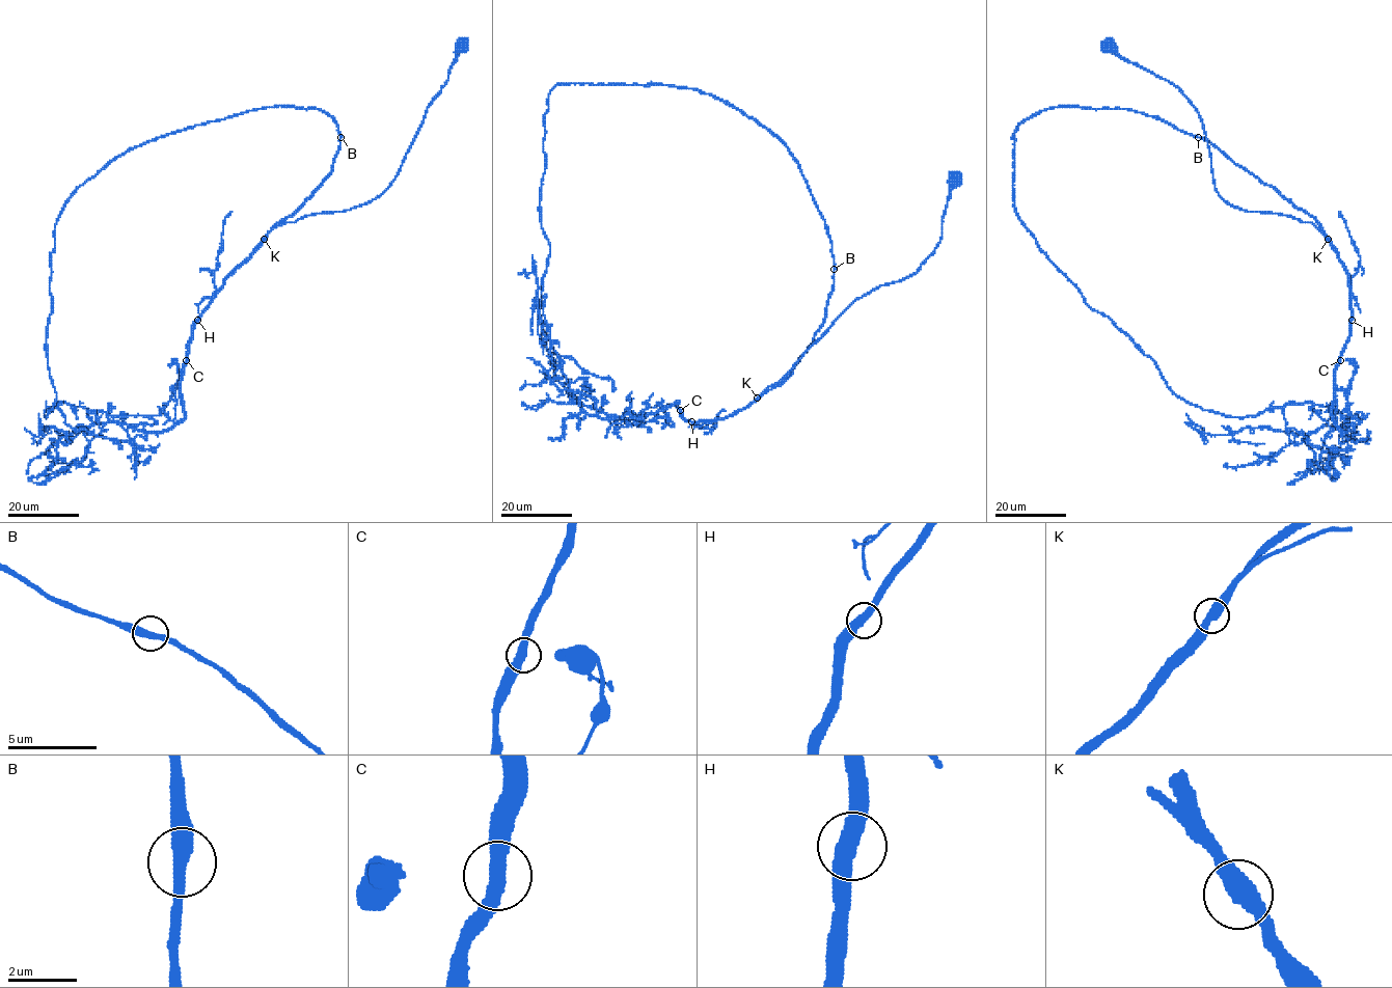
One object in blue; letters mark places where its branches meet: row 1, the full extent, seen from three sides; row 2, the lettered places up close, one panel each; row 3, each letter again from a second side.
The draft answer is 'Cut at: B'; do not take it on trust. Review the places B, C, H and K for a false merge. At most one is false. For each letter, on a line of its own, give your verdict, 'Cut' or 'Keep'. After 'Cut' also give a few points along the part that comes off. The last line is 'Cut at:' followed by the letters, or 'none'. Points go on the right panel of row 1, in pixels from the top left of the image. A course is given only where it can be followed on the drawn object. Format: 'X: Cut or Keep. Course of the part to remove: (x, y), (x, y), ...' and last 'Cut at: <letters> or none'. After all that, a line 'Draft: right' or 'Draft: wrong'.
B: Keep
C: Keep
H: Keep
K: Keep
Cut at: none
Draft: wrong

